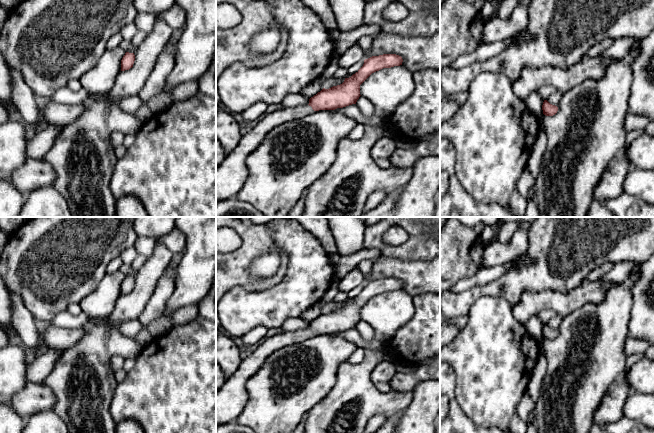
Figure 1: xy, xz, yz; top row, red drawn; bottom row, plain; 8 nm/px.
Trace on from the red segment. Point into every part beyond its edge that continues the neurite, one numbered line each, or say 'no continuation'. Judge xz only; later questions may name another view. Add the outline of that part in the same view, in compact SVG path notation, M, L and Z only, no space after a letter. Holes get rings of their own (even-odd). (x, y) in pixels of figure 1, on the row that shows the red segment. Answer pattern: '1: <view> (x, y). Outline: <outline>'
1: xz (231, 175). Outline: M302 105L266 113L248 133L242 136L235 149L227 154L216 168L216 200L235 197L243 188L248 177L247 156L257 148L274 127L302 118L312 112L314 110L311 106Z

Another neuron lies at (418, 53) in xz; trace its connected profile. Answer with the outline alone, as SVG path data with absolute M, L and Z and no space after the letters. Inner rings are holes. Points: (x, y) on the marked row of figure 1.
M381 31L374 38L370 52L364 54L364 60L383 54L401 56L402 65L413 73L430 68L440 69L440 31L429 37L406 37Z

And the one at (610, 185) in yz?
M623 153L614 157L595 188L595 199L605 202L607 199L624 194L623 184L630 168L629 161Z

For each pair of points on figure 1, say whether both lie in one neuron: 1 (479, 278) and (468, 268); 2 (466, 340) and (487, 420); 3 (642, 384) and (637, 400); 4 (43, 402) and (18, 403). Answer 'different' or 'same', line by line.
1: different
2: same
3: different
4: same

